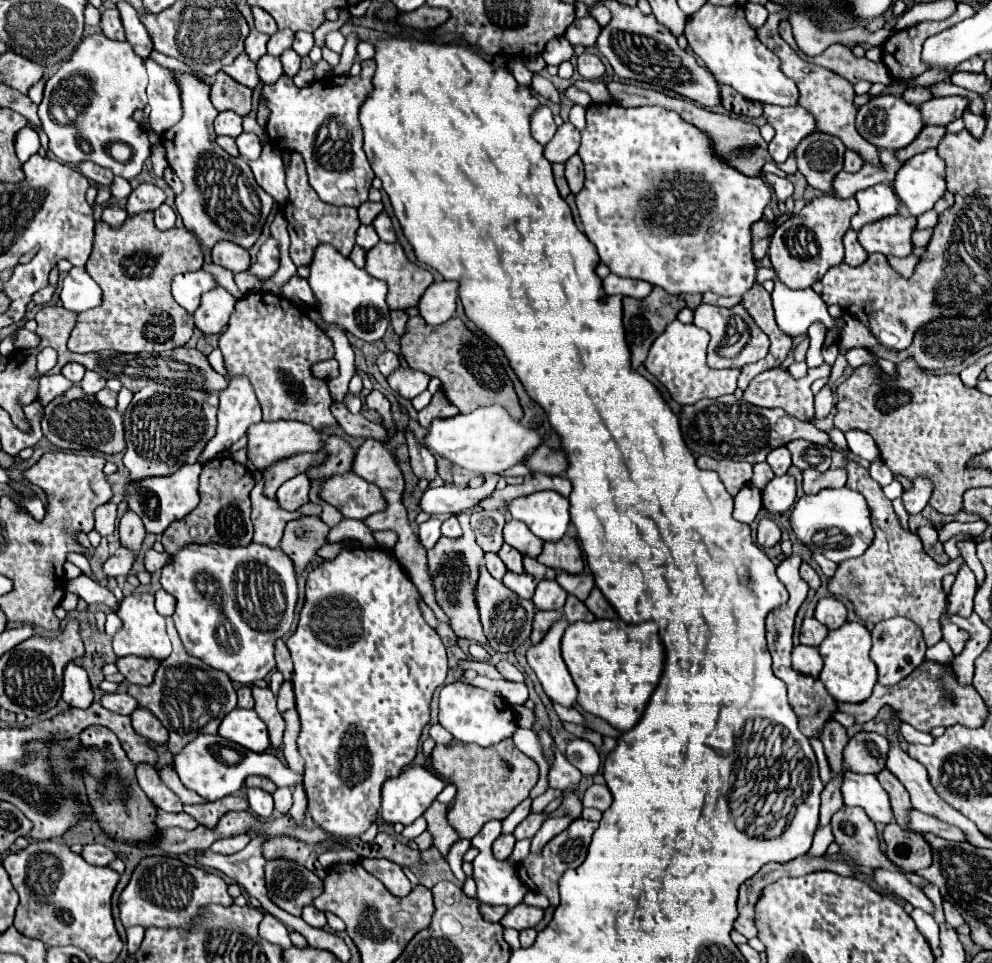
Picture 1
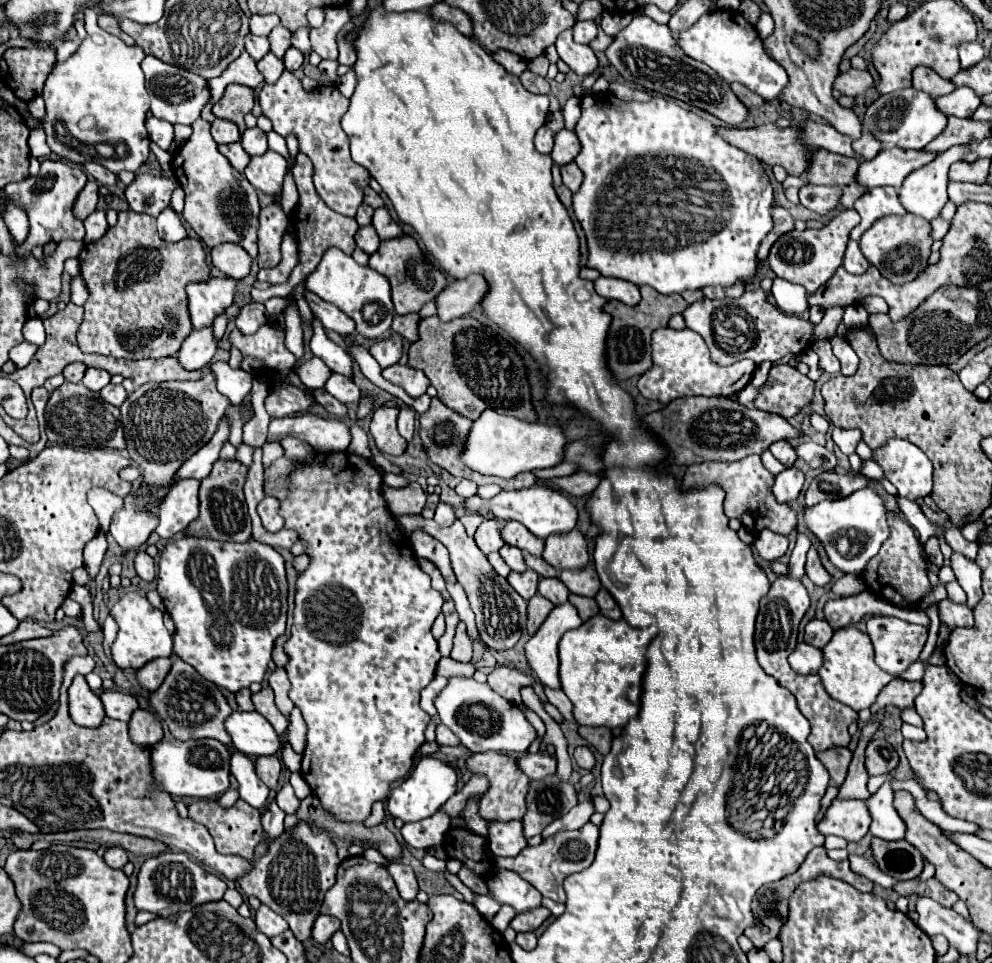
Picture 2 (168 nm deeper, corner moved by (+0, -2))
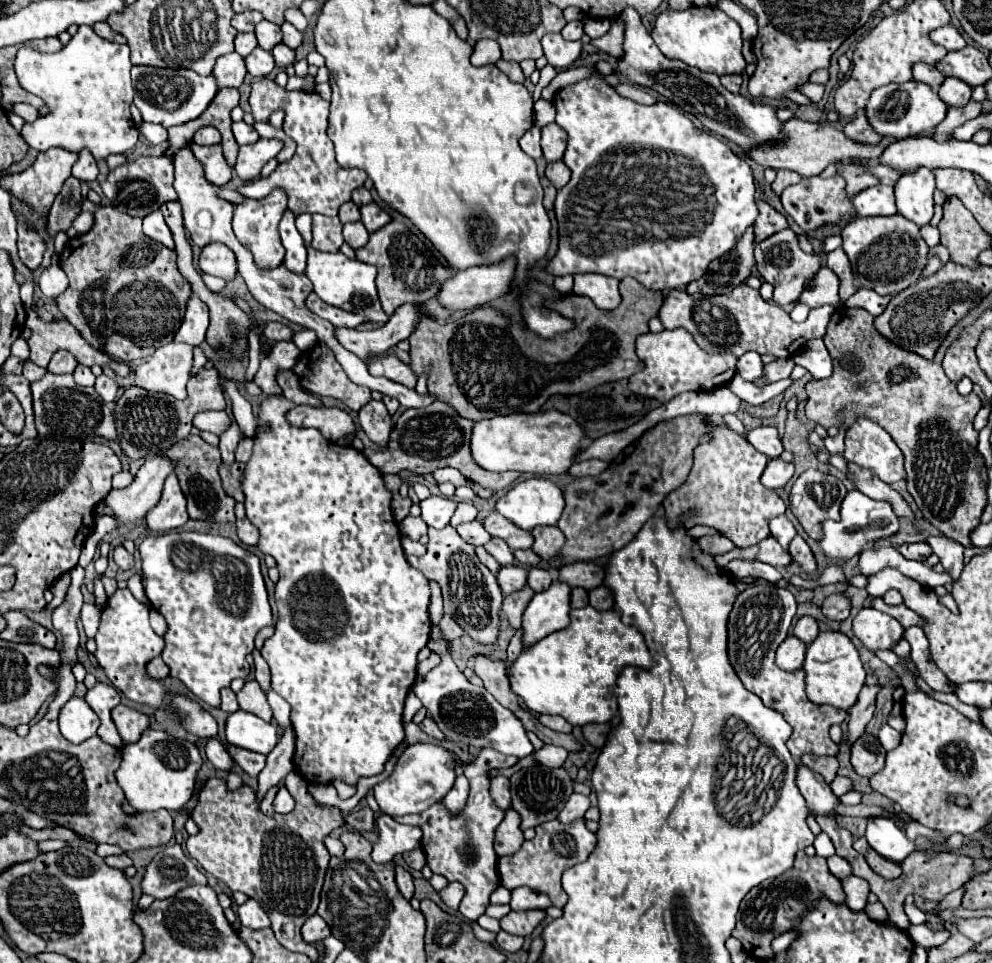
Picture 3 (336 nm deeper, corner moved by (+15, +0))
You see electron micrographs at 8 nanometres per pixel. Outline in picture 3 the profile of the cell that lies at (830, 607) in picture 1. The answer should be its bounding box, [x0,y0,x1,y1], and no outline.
[821,594,849,622]

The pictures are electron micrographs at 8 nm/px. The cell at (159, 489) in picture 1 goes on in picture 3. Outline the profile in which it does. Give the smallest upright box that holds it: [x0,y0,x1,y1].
[147,474,189,532]

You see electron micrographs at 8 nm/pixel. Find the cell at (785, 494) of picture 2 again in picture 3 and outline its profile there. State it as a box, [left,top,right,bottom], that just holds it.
[761,458,793,490]

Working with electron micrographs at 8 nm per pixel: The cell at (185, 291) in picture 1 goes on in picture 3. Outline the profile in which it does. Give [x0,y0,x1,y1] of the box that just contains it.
[175,296,209,346]

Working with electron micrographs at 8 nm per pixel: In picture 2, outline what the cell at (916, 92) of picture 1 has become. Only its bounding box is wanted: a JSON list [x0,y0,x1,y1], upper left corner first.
[912,66,956,98]

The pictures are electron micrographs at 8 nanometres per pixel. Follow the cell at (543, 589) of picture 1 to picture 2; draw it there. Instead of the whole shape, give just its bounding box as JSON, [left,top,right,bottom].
[538,578,568,604]

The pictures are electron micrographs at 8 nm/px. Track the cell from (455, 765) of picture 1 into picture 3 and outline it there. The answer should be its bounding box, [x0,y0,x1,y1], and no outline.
[489,776,511,810]

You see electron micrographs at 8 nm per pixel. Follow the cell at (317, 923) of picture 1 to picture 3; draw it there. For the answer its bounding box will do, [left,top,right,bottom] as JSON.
[301,914,331,944]

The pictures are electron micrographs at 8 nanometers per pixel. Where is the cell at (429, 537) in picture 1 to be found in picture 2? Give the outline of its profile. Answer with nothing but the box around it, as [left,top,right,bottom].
[434,502,456,526]

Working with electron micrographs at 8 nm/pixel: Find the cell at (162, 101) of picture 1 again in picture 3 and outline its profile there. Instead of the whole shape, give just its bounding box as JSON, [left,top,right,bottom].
[131,66,217,128]

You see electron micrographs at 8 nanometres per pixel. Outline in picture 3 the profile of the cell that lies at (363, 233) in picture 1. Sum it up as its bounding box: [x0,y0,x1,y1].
[343,222,369,250]

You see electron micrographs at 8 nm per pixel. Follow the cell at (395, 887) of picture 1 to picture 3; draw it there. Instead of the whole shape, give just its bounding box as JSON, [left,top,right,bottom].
[395,866,413,900]

